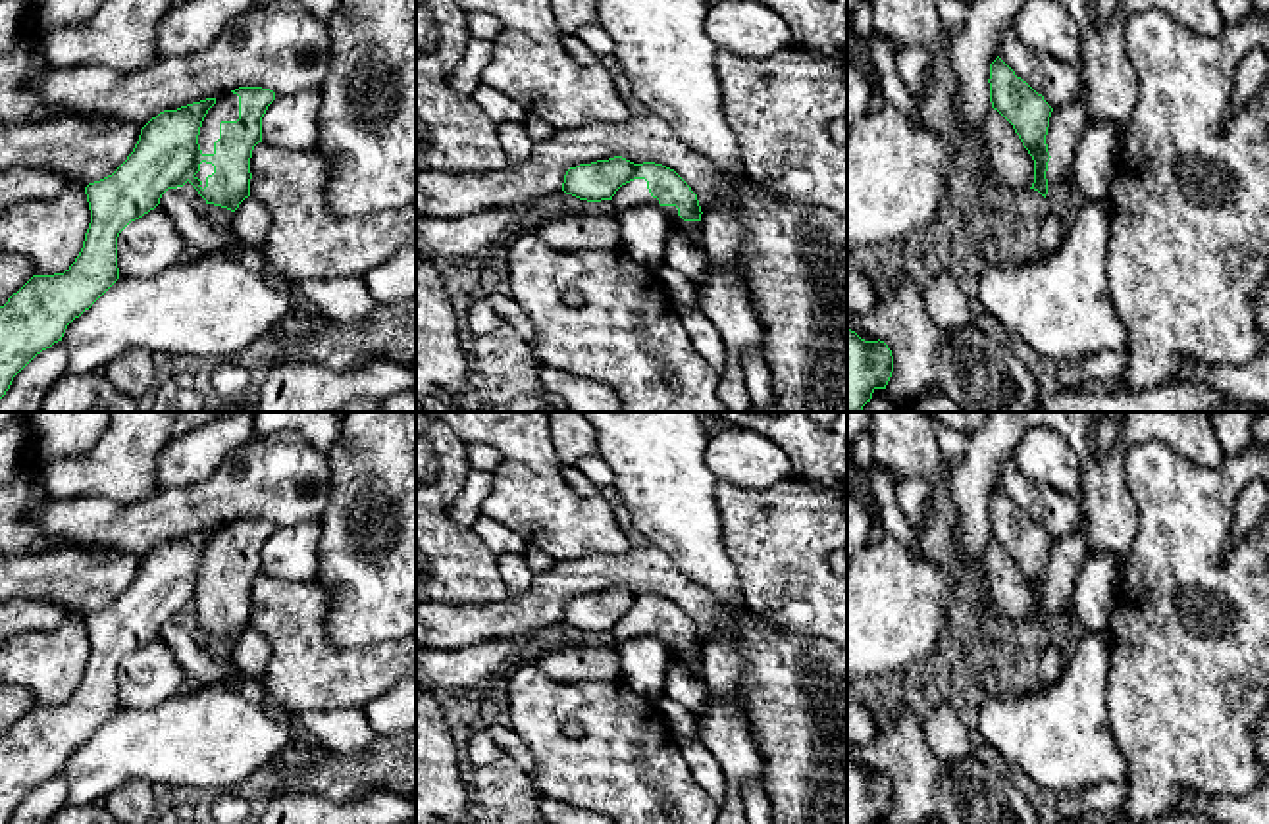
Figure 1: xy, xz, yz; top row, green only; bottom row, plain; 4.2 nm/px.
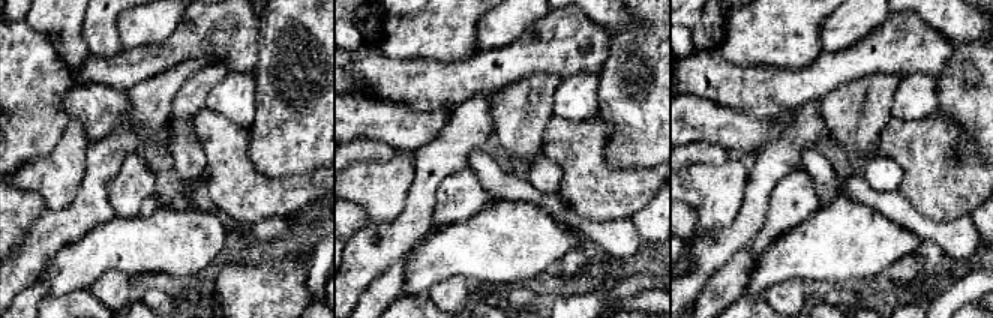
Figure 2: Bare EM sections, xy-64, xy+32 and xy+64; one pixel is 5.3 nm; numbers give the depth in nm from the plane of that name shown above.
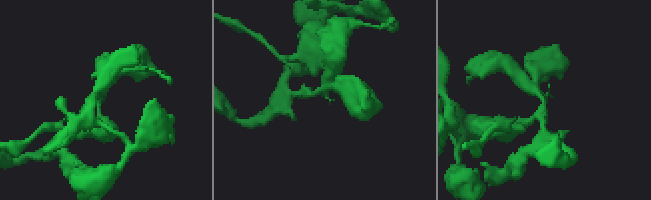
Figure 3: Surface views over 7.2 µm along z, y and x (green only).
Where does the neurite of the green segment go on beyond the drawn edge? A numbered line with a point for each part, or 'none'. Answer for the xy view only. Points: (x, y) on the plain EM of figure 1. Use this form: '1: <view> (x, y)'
1: xy (226, 540)

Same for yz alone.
1: yz (1065, 559)

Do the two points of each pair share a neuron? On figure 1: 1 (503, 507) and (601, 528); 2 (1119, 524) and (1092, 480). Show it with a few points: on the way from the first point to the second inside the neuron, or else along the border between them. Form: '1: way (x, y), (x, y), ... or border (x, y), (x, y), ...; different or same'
1: way (528, 507), (542, 509), (567, 526), (576, 526); same
2: way (1110, 513), (1102, 491); same

